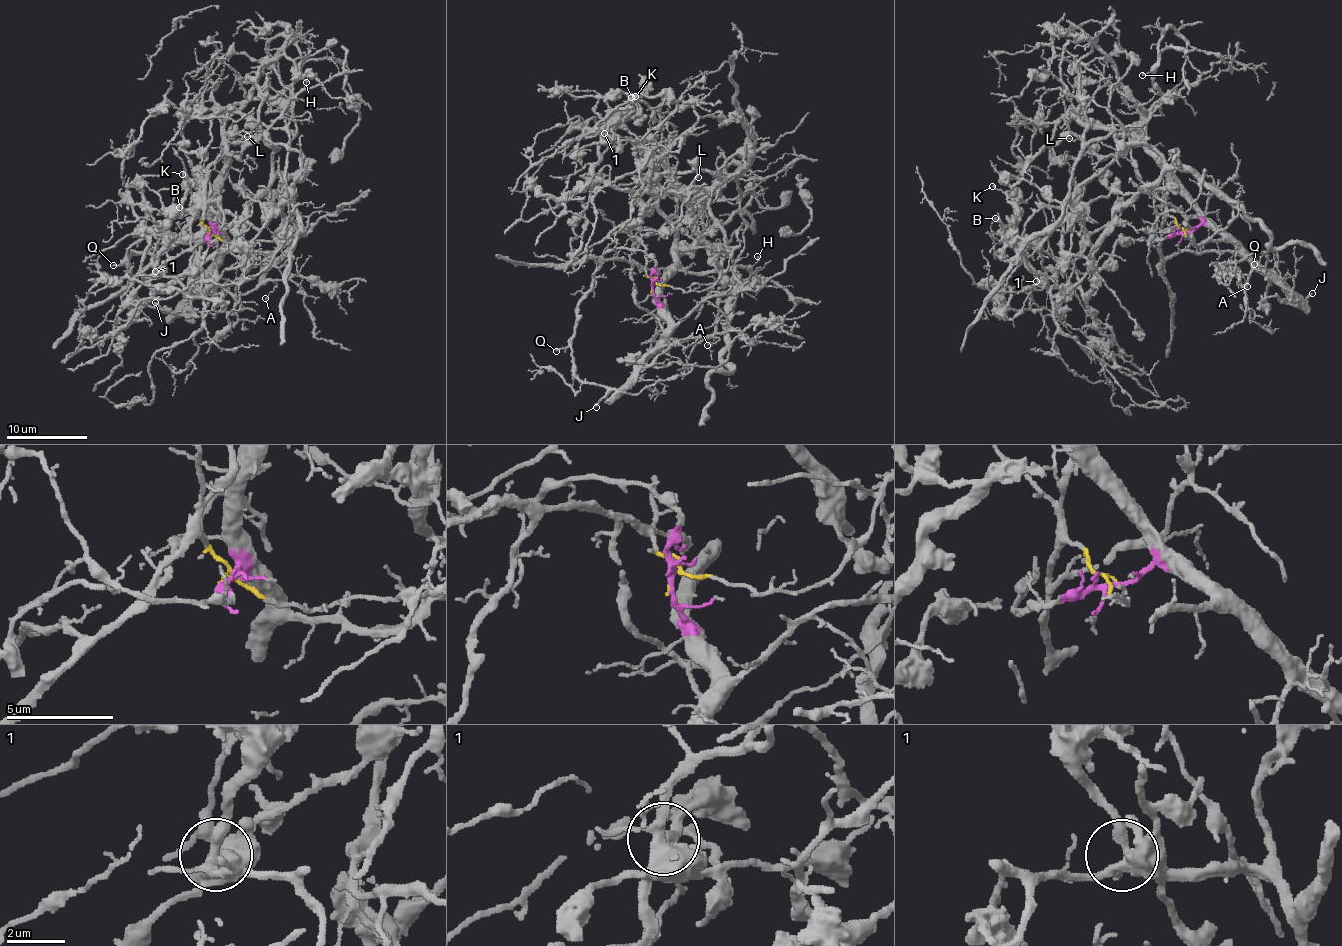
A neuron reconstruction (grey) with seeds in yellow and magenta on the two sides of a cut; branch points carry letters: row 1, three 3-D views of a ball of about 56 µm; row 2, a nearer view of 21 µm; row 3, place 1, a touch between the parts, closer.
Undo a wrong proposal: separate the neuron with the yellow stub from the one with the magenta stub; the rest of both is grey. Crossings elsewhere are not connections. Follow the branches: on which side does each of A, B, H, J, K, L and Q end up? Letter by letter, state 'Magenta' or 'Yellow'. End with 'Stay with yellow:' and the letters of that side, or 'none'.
A: Magenta
B: Magenta
H: Magenta
J: Yellow
K: Magenta
L: Magenta
Q: Yellow
Stay with yellow: J, Q

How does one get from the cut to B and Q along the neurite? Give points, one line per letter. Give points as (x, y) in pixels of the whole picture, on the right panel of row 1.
B: (1187, 232), (1201, 210), (1140, 144), (1024, 227), (1021, 263), (1001, 286), (1034, 284), (1024, 243), (995, 218)
Q: (1187, 232), (1167, 217), (1161, 228), (1160, 251), (1172, 256), (1191, 251), (1236, 252), (1255, 263)

